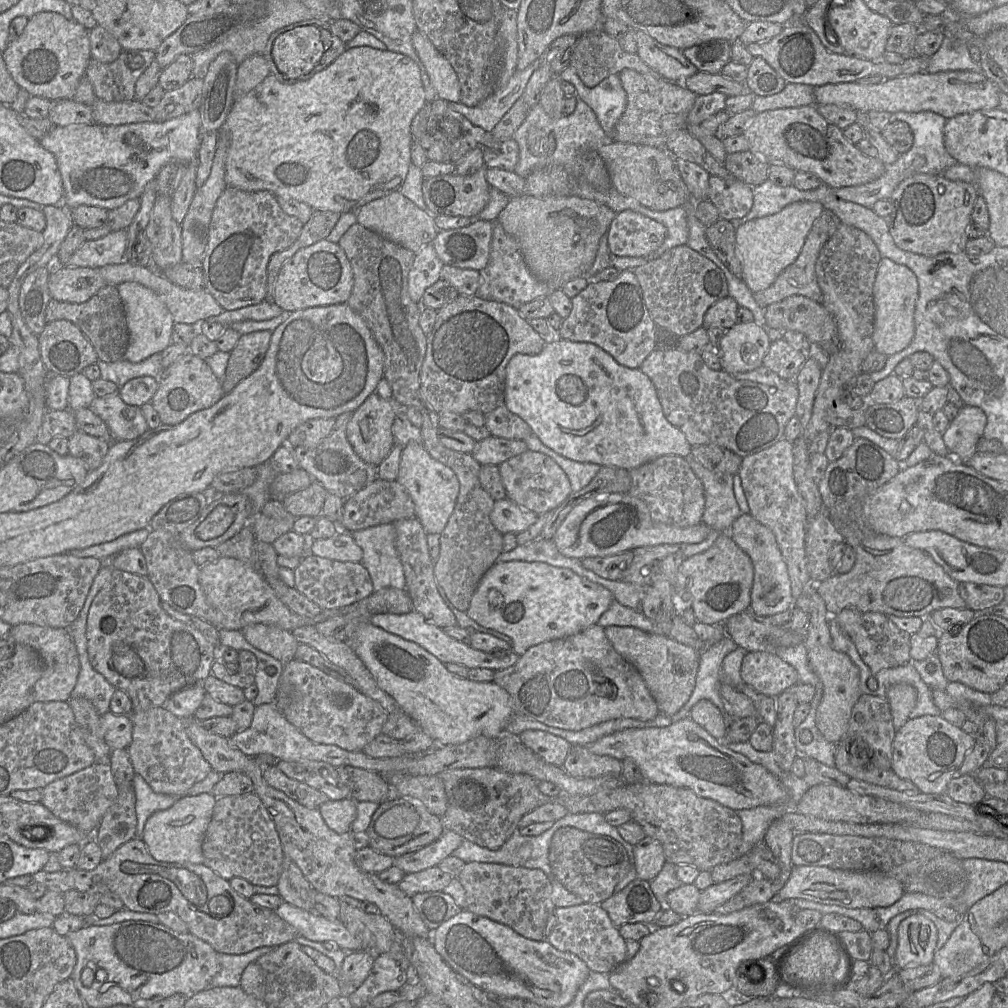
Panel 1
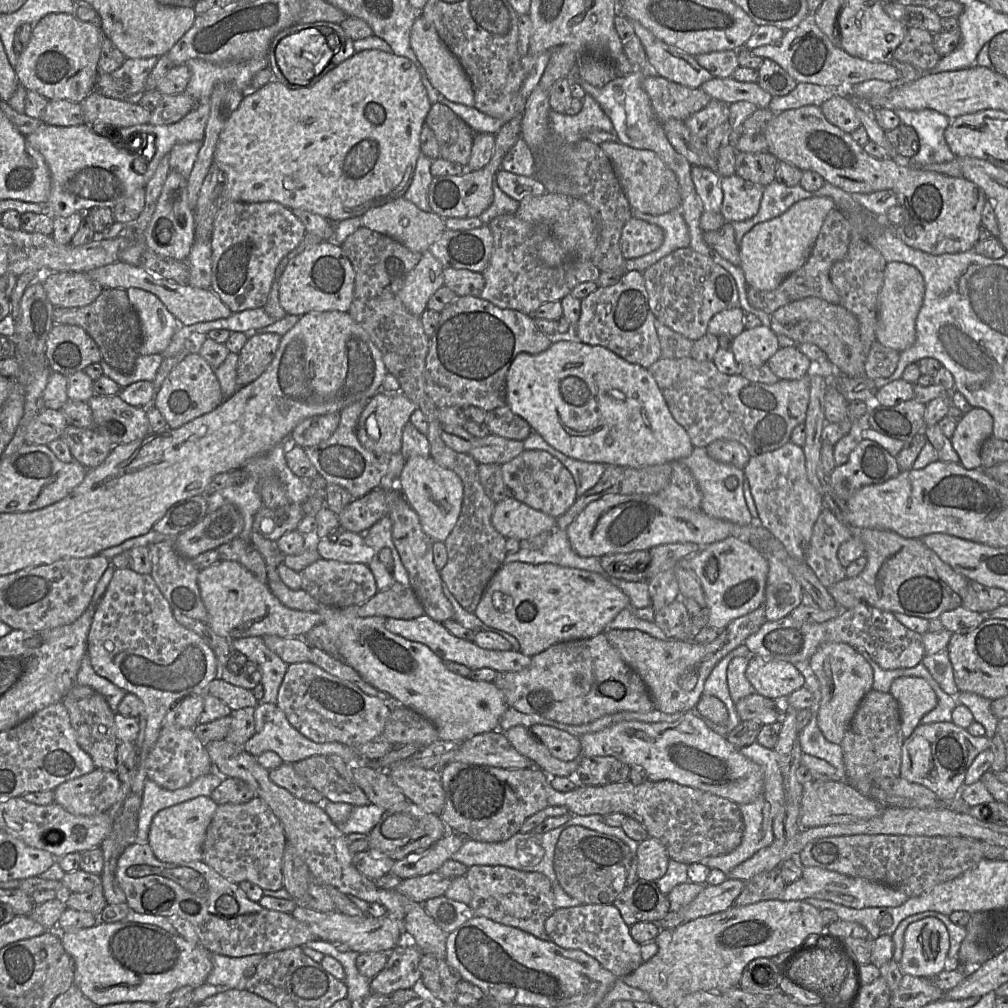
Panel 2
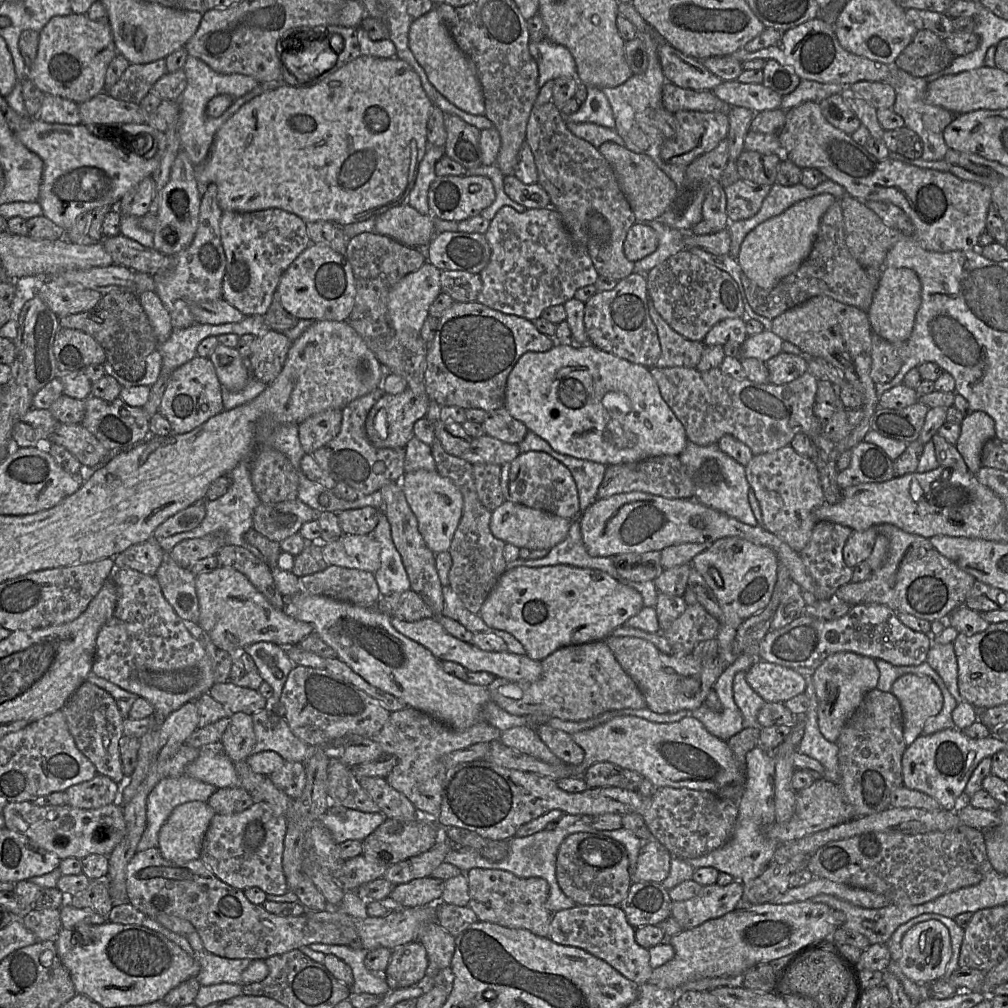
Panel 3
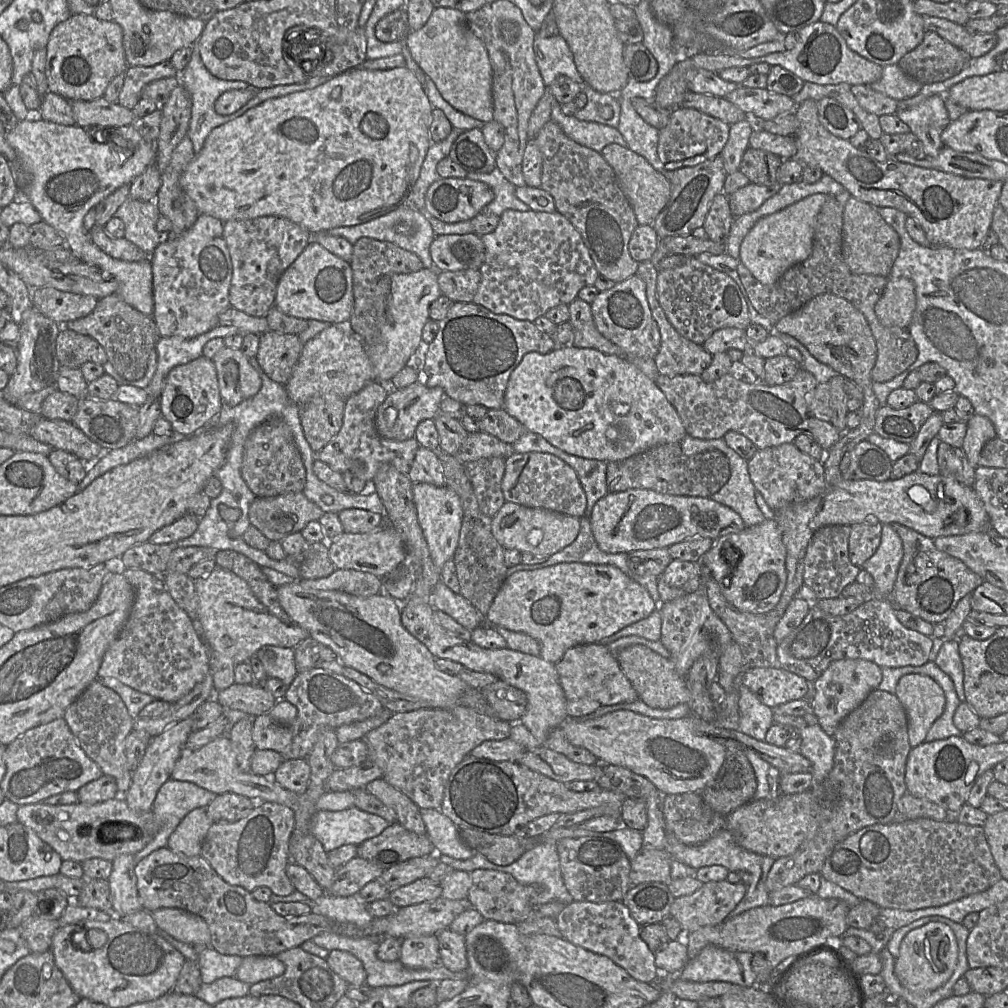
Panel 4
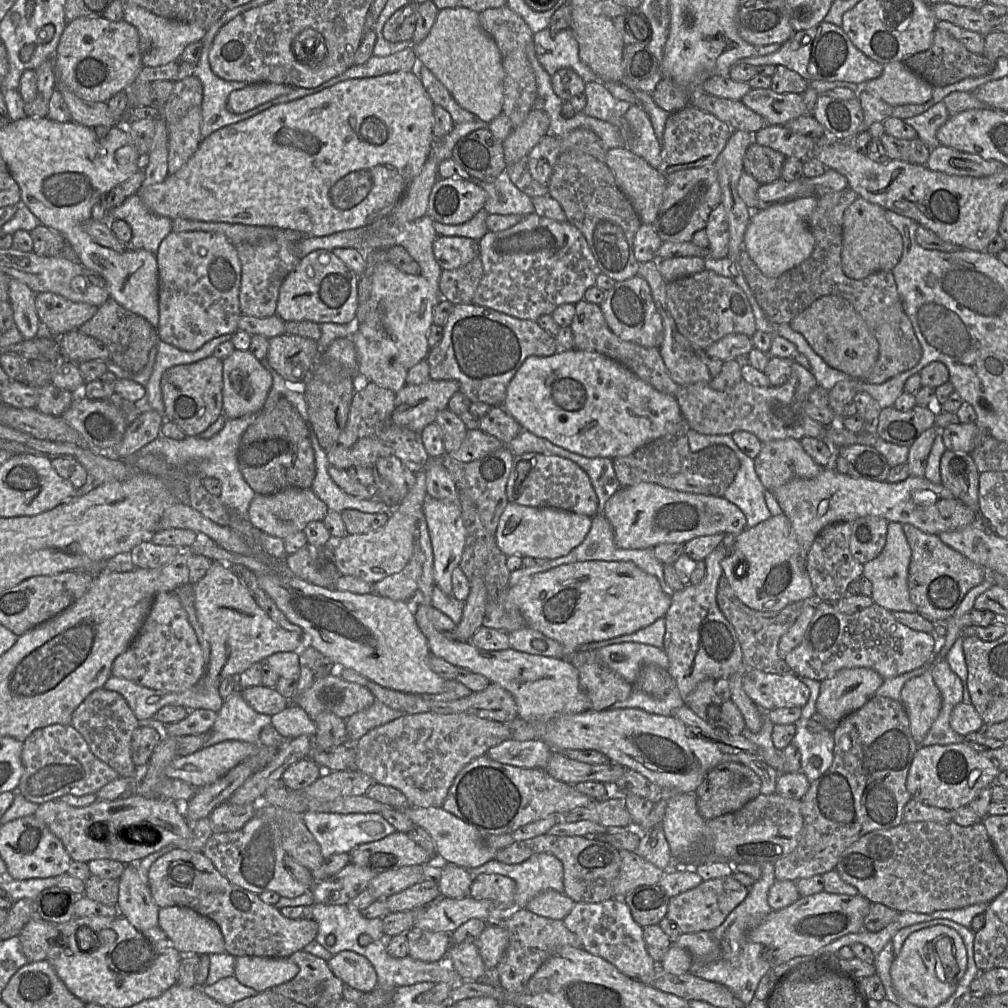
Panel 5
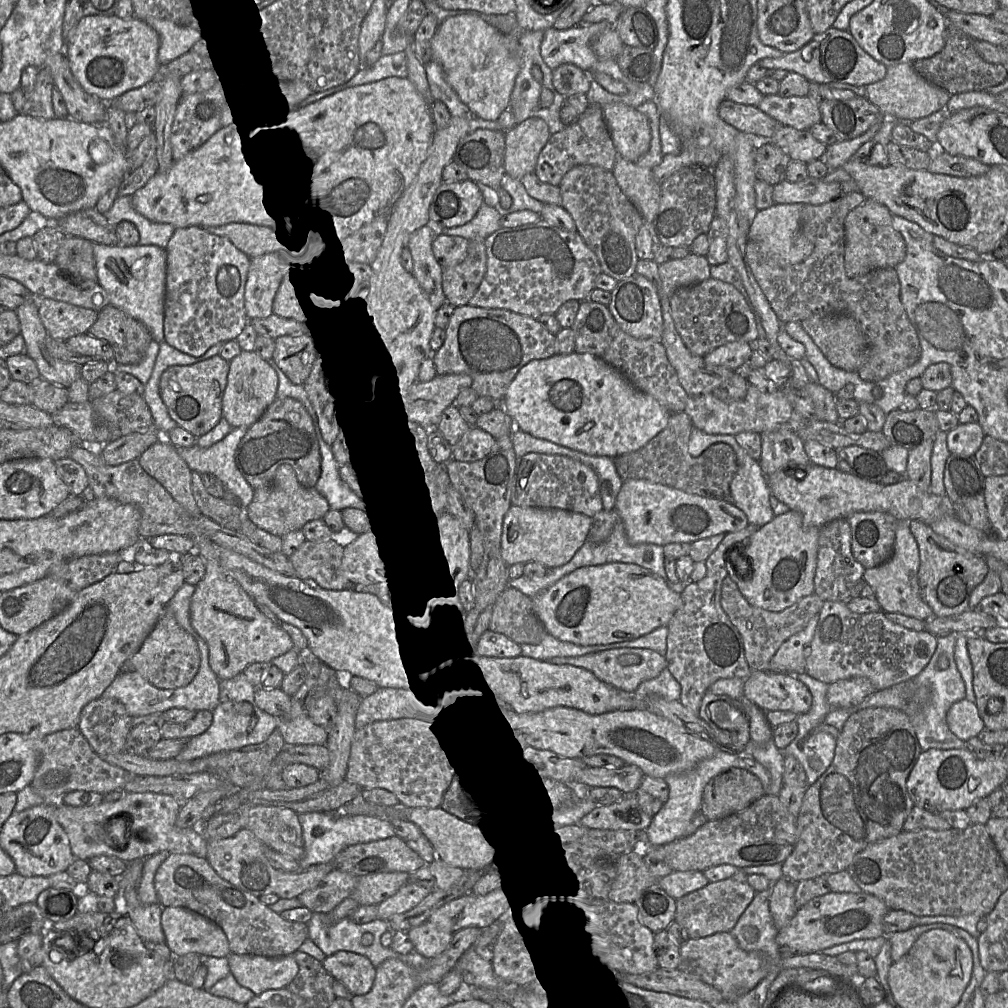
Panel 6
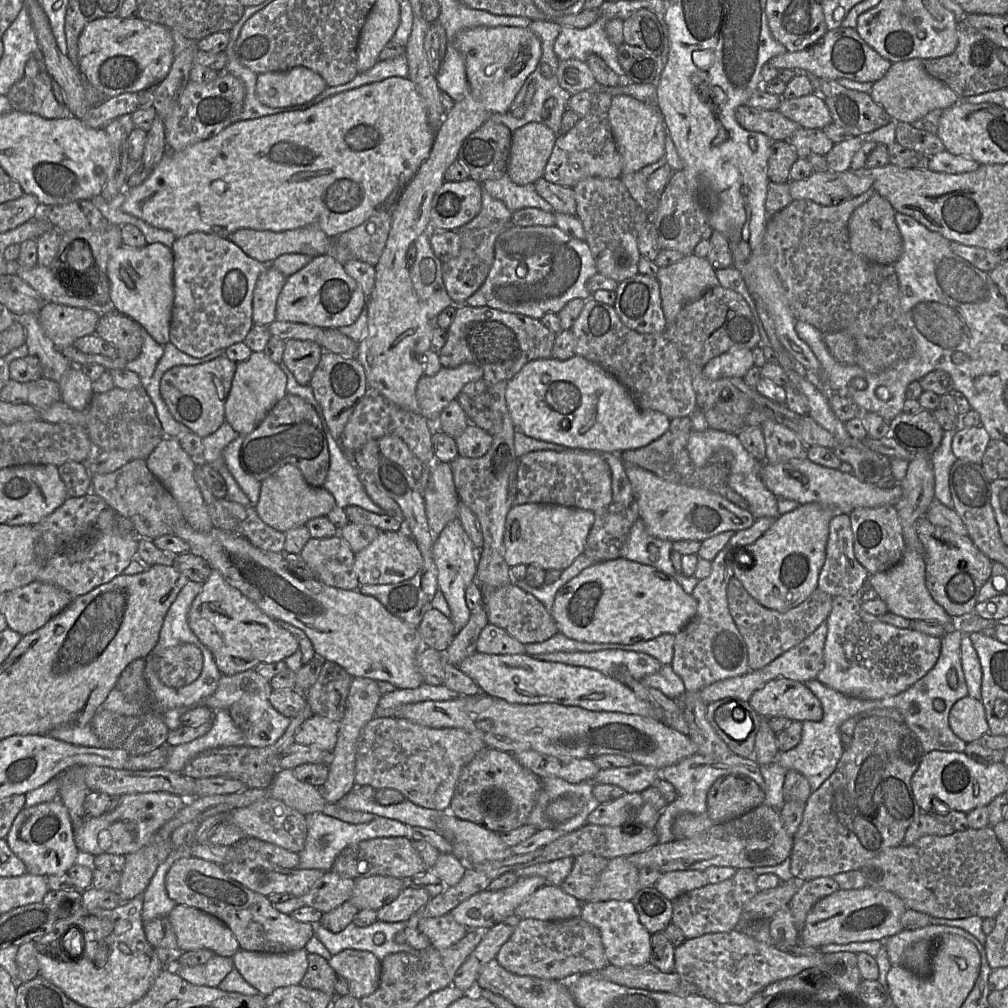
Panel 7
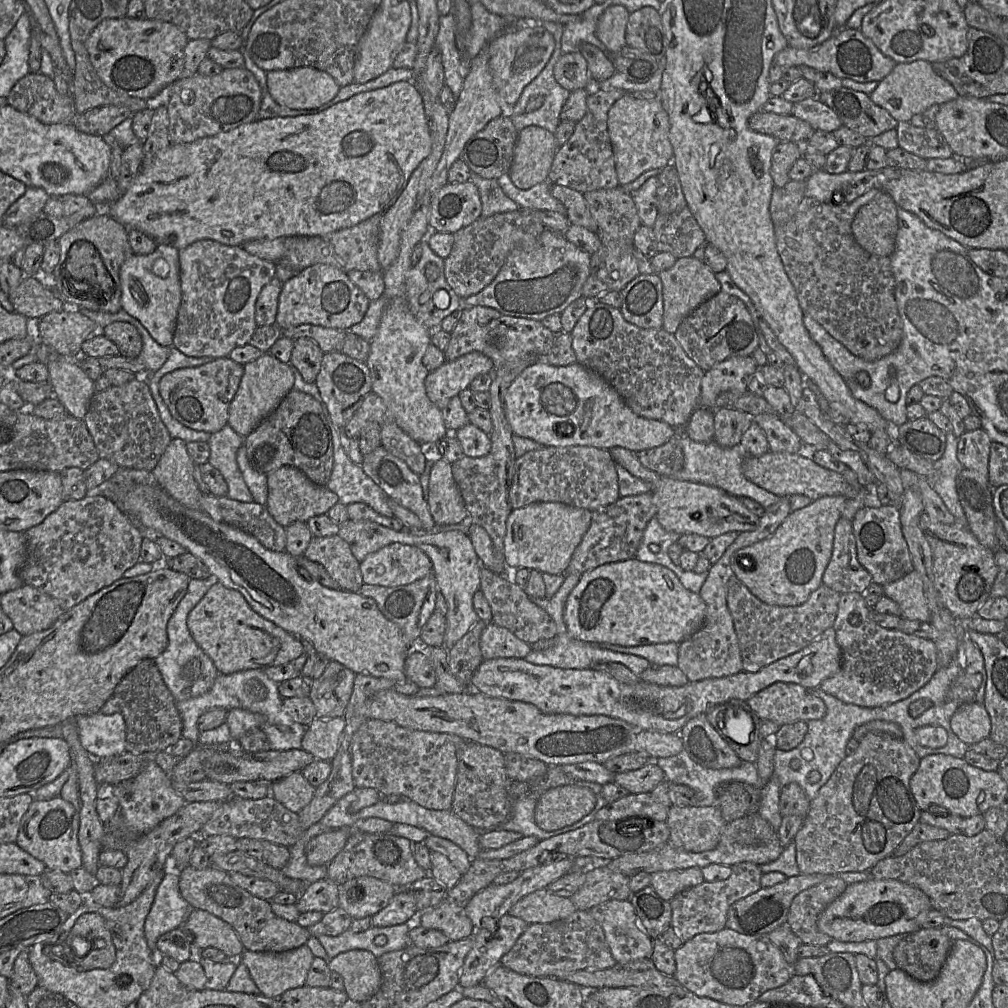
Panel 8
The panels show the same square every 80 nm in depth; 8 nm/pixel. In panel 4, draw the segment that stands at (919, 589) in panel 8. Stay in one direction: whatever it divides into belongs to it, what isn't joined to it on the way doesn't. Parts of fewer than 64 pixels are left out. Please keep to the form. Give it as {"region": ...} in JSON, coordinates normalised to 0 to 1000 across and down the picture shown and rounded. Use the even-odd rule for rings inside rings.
{"region":[[[884,520],[876,521],[869,548],[854,562],[867,575],[867,594],[882,595],[895,553],[894,534]]]}

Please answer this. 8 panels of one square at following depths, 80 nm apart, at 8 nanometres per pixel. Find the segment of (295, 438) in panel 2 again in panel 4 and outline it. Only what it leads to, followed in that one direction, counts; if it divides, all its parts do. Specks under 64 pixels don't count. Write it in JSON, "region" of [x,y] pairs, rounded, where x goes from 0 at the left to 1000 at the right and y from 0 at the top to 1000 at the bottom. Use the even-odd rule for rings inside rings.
{"region":[[[321,391],[298,404],[302,434],[312,448],[316,448],[334,433],[339,422],[343,396]]]}

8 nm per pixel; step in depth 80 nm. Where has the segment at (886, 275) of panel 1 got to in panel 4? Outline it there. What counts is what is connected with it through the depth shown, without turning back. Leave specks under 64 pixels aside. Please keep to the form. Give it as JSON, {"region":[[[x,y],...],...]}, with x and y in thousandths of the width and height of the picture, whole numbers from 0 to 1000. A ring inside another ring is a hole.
{"region":[[[899,275],[883,277],[876,293],[868,303],[868,312],[874,321],[902,325],[909,306],[908,283]]]}

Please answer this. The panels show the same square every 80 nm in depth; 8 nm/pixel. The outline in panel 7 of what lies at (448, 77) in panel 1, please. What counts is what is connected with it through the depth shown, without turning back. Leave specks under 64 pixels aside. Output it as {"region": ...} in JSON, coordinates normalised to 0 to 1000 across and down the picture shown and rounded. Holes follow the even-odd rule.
{"region":[[[470,27],[456,31],[447,41],[458,54],[466,91],[487,112],[502,112],[538,55],[535,37],[524,27]]]}

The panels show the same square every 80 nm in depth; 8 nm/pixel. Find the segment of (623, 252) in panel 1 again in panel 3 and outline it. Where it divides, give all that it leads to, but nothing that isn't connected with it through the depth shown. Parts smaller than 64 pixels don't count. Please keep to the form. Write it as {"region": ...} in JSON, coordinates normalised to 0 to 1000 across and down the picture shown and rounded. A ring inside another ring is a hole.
{"region":[[[630,220],[622,230],[618,248],[623,258],[631,260],[647,252],[653,243],[653,232],[646,224]]]}

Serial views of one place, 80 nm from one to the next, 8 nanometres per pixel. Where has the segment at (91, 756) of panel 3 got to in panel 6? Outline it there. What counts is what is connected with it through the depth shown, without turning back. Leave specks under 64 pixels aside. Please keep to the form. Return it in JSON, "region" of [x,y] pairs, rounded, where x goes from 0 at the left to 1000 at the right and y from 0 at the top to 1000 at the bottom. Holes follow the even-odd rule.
{"region":[[[102,691],[82,702],[76,721],[98,751],[124,745],[131,722],[131,712],[123,699]]]}

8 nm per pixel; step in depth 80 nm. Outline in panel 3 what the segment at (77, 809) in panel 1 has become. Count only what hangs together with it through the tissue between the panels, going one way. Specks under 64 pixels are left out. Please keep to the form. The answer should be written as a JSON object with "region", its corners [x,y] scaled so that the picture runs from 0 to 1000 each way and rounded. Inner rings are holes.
{"region":[[[96,767],[91,773],[68,781],[64,787],[67,799],[80,803],[96,803],[117,797],[119,784],[120,778]]]}

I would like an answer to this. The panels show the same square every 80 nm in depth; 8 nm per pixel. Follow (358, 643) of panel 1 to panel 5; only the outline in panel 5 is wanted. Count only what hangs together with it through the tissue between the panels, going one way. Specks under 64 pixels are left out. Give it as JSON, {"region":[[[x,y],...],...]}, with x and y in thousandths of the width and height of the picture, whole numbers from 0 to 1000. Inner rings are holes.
{"region":[[[255,570],[256,571],[256,578],[259,583],[269,592],[269,594],[273,597],[275,602],[283,609],[285,614],[290,617],[291,619],[296,620],[302,628],[303,637],[313,645],[318,647],[320,650],[325,652],[333,661],[334,663],[345,663],[353,666],[354,668],[362,671],[367,676],[370,676],[380,682],[401,687],[407,688],[412,689],[420,689],[420,688],[435,688],[440,685],[442,675],[433,669],[427,662],[426,662],[426,651],[427,651],[427,644],[425,641],[425,637],[423,632],[418,627],[416,621],[414,620],[412,611],[411,611],[411,604],[408,601],[407,597],[400,597],[400,596],[392,596],[387,593],[379,592],[371,588],[367,589],[352,589],[346,586],[336,586],[329,583],[321,583],[312,579],[309,579],[301,574],[298,574],[293,571],[284,571],[284,570]]]}

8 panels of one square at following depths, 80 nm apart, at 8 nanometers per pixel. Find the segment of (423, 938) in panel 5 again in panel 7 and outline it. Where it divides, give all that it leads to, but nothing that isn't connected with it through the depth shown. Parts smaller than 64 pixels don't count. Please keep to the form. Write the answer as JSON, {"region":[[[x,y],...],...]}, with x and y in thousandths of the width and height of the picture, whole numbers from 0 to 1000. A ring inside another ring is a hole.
{"region":[[[445,906],[418,912],[414,915],[414,922],[426,931],[428,939],[433,941],[442,941],[452,937],[465,923],[452,915]]]}

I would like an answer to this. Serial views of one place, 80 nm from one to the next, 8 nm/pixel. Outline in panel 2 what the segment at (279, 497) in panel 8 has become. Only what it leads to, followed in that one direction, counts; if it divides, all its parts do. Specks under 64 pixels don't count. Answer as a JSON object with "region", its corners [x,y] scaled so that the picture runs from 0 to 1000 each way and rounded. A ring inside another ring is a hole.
{"region":[[[288,499],[274,505],[259,503],[252,512],[251,526],[263,535],[276,537],[283,530],[295,527],[304,509],[300,501]]]}

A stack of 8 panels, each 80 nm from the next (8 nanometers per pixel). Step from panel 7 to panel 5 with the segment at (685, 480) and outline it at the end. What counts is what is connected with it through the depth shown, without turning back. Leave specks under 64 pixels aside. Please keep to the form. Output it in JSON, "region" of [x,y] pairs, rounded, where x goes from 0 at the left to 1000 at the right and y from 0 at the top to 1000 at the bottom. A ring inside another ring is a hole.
{"region":[[[677,415],[659,433],[636,443],[627,450],[608,455],[608,463],[616,483],[624,483],[643,478],[657,483],[701,492],[716,494],[717,488],[731,484],[732,457],[728,448],[721,442],[710,441],[686,448],[683,440],[685,423]]]}

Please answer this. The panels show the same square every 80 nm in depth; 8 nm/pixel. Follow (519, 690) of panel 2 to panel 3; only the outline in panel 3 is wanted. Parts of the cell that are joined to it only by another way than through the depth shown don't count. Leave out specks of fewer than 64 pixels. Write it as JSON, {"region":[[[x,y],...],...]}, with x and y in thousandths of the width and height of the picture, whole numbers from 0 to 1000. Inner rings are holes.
{"region":[[[600,635],[560,641],[537,656],[538,668],[531,677],[509,677],[492,672],[484,681],[487,695],[508,709],[540,707],[560,715],[579,715],[600,706],[615,703],[638,703],[641,695],[628,674],[618,665]]]}

